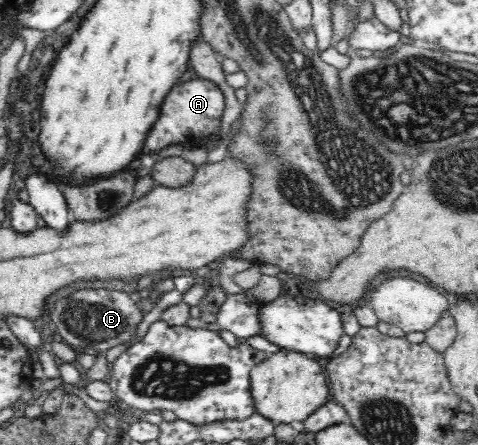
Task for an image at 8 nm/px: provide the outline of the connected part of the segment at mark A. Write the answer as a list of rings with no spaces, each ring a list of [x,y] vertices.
[[[193,78],[185,82],[179,82],[165,96],[160,107],[159,115],[155,123],[153,123],[149,135],[145,137],[141,151],[133,157],[133,161],[135,159],[139,160],[147,154],[158,153],[159,150],[169,146],[167,143],[175,146],[177,139],[179,141],[185,141],[189,137],[191,139],[193,137],[199,137],[199,139],[205,142],[207,135],[217,133],[221,123],[223,109],[225,109],[225,97],[215,82],[203,78]]]

